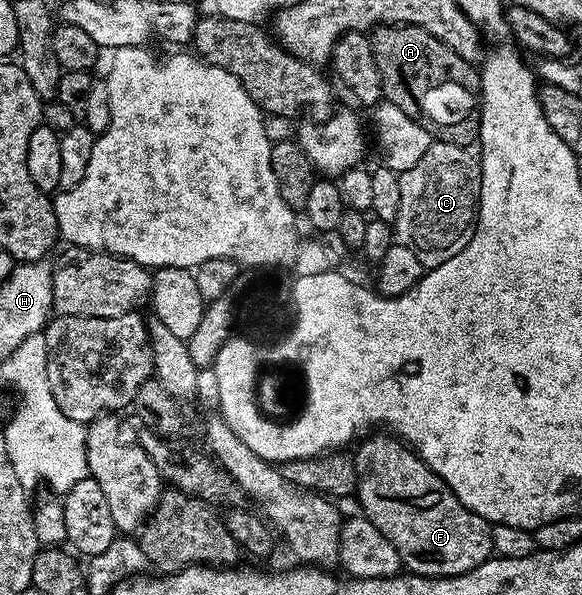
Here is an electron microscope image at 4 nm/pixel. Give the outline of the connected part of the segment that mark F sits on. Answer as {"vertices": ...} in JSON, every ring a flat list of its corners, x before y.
{"vertices":[[368,434,363,444,353,451,355,457,355,493,354,498,359,499,358,510,377,529,393,549,397,549,399,560,404,568,412,575,424,575,439,579,442,575,460,575,469,573,469,569,477,569,486,559,493,555,492,524,481,518,473,509,461,505,461,501,453,493,429,465,408,447,406,442,400,441,394,434,371,435]]}

